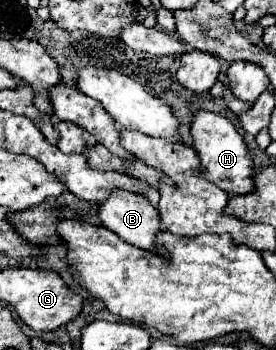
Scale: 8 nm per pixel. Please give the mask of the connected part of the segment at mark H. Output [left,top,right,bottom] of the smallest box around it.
[191,110,255,194]

